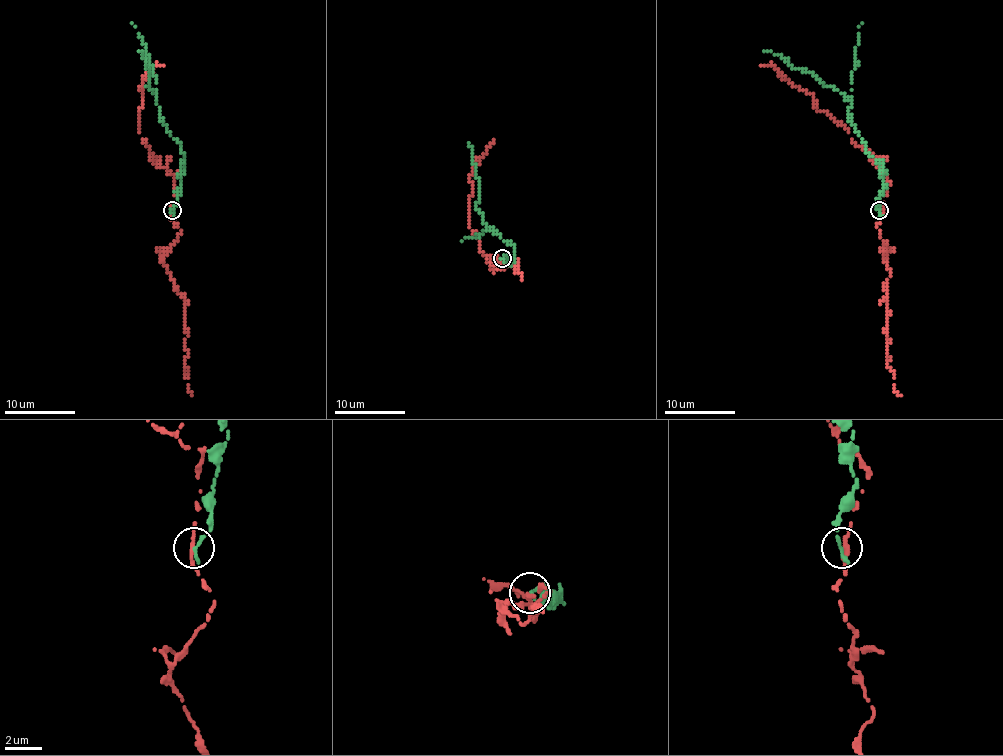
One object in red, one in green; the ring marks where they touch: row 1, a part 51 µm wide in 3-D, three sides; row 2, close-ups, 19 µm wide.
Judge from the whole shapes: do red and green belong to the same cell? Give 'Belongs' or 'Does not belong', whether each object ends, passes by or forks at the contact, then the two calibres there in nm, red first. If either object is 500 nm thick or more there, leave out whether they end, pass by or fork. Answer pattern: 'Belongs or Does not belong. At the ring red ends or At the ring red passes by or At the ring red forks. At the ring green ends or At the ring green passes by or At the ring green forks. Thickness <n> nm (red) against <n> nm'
Does not belong. At the ring red passes by. At the ring green ends. Thickness 260 nm (red) against 280 nm

